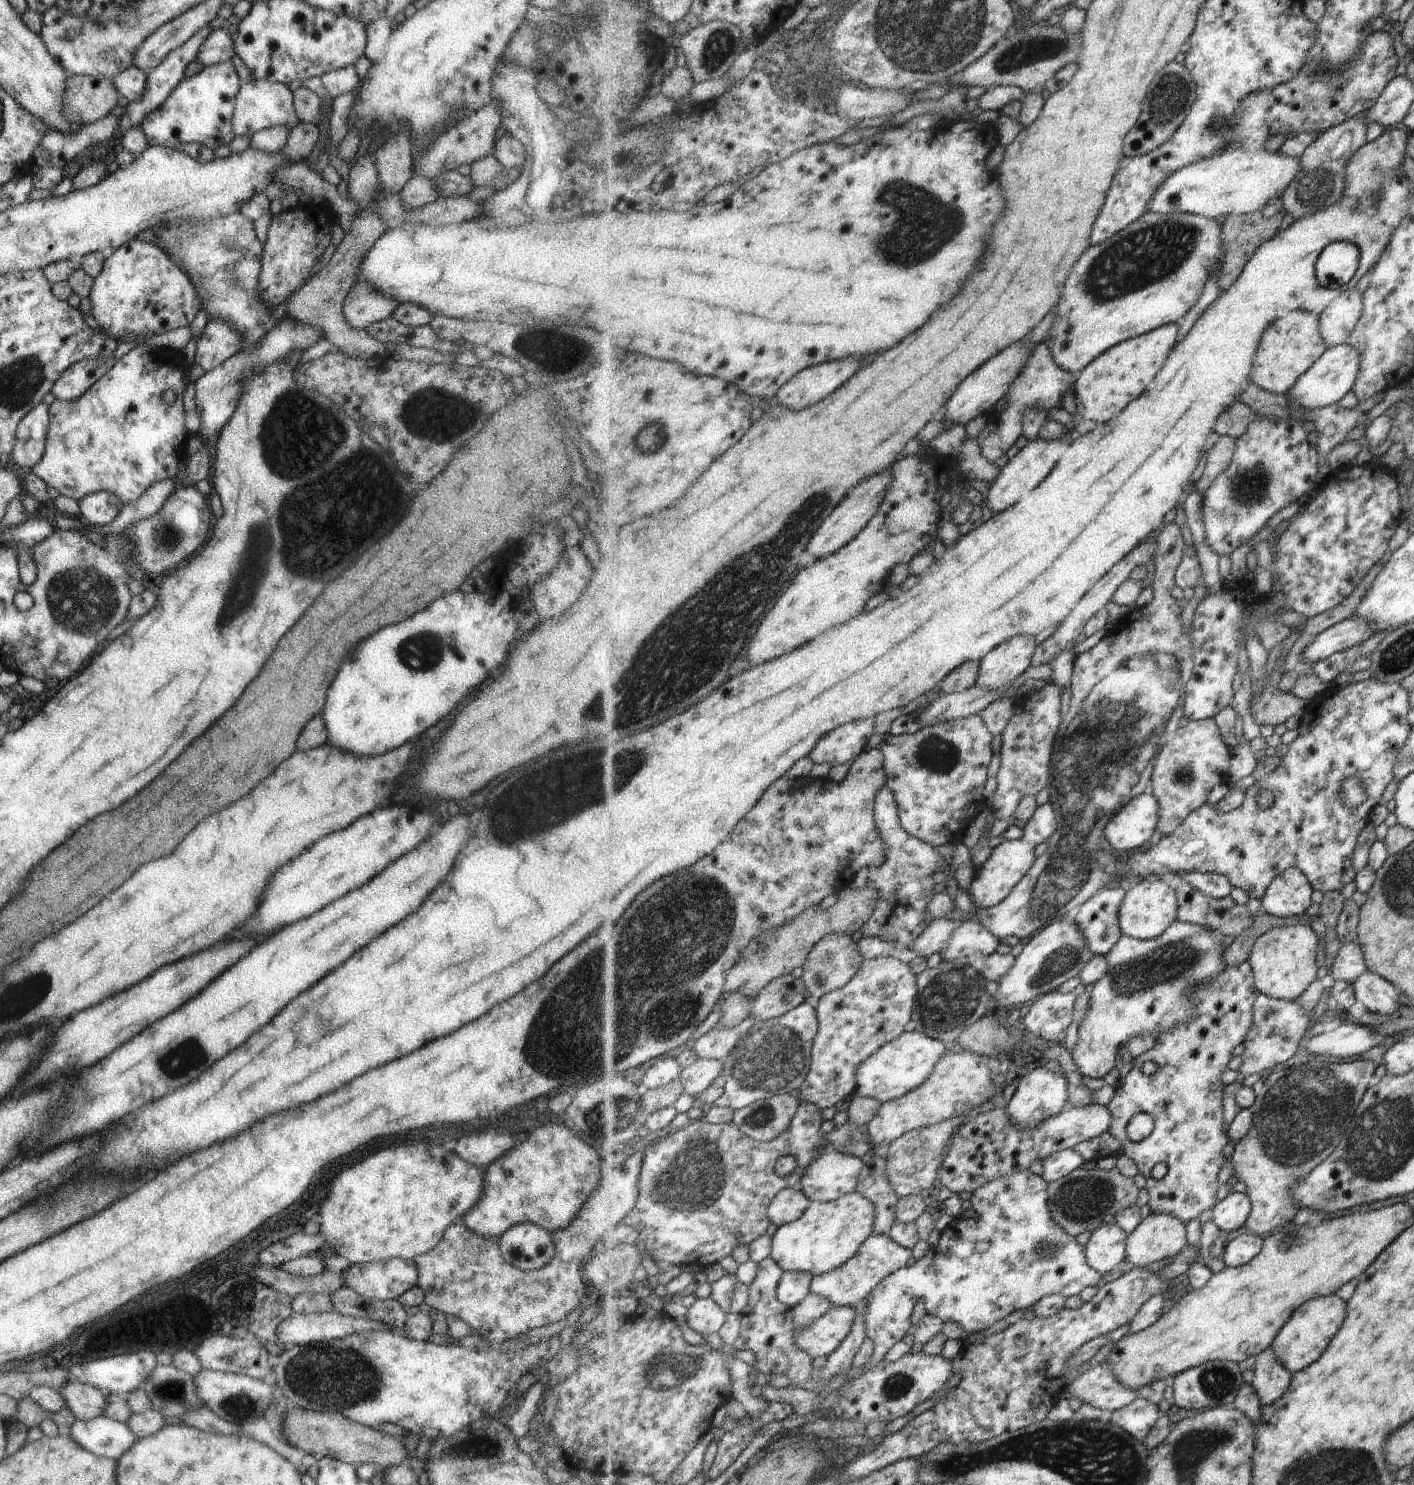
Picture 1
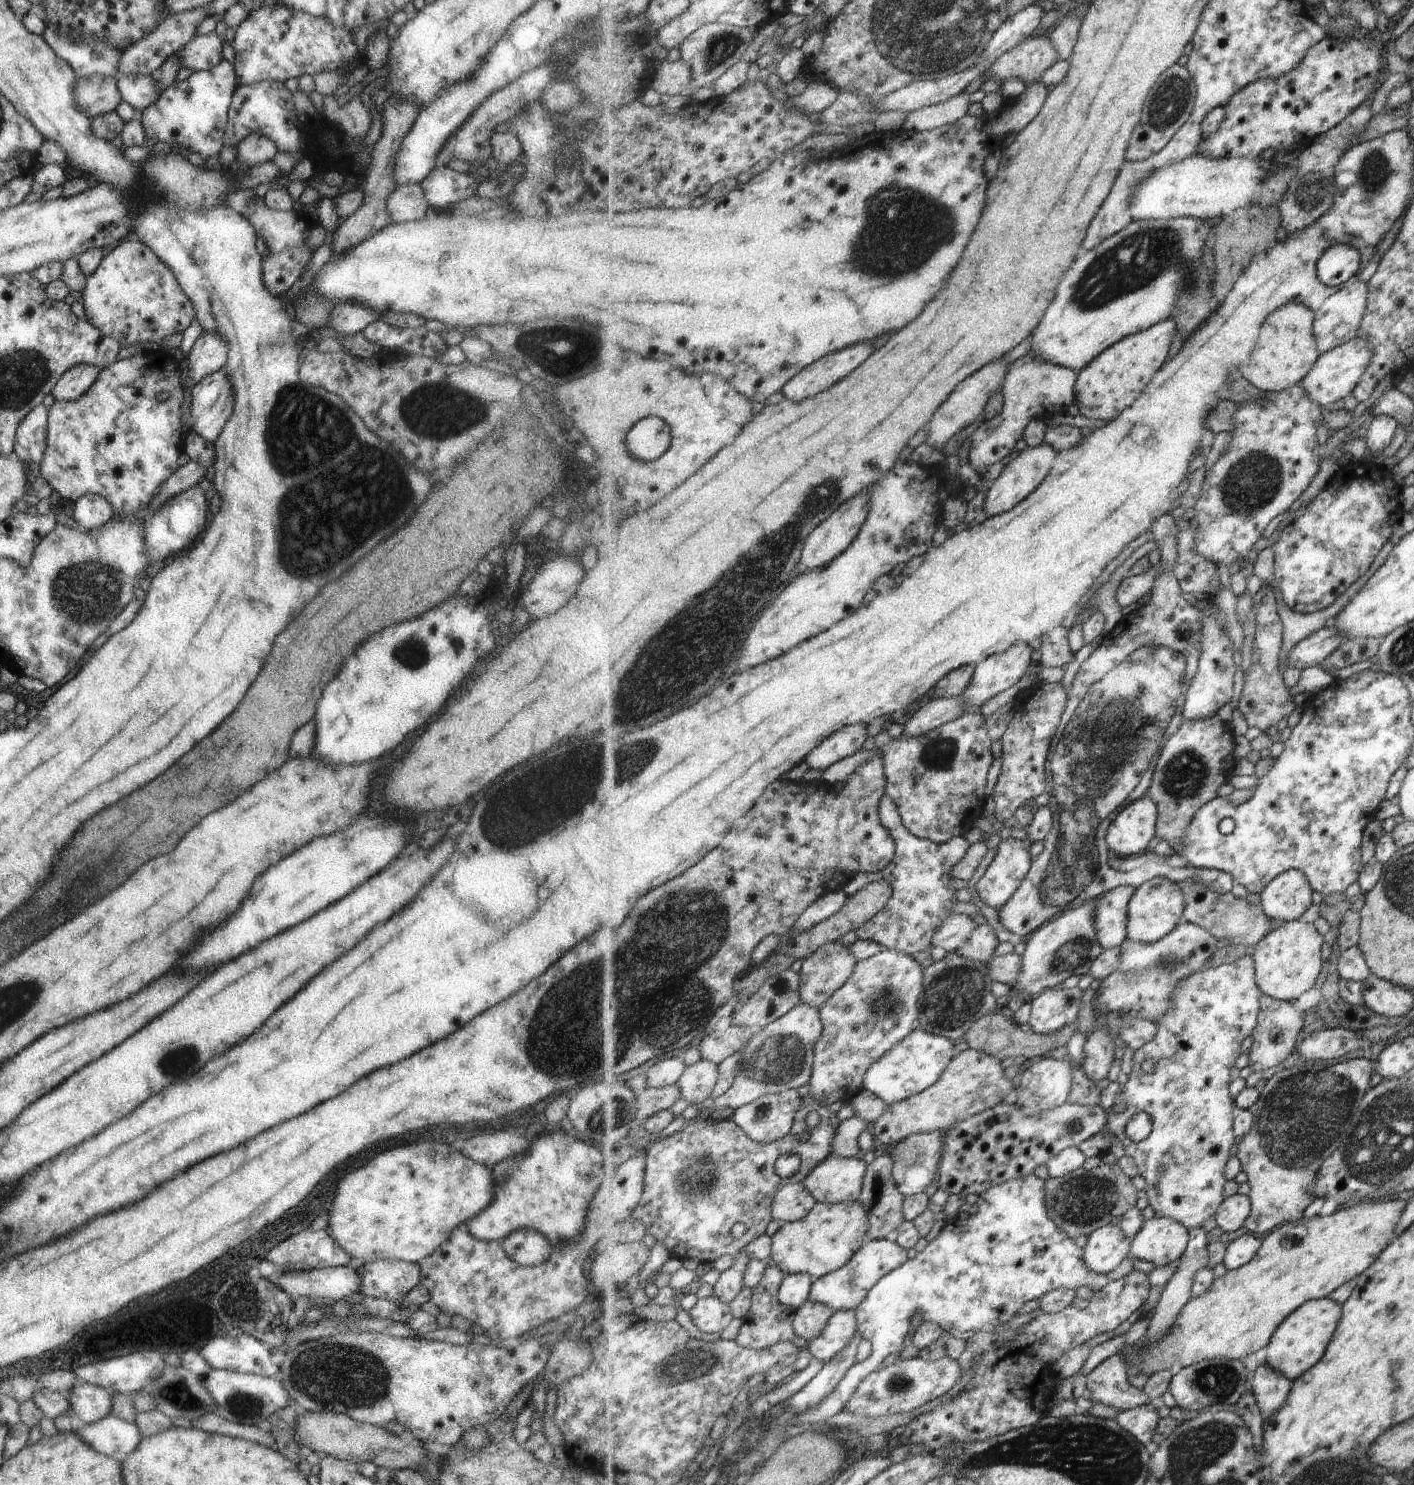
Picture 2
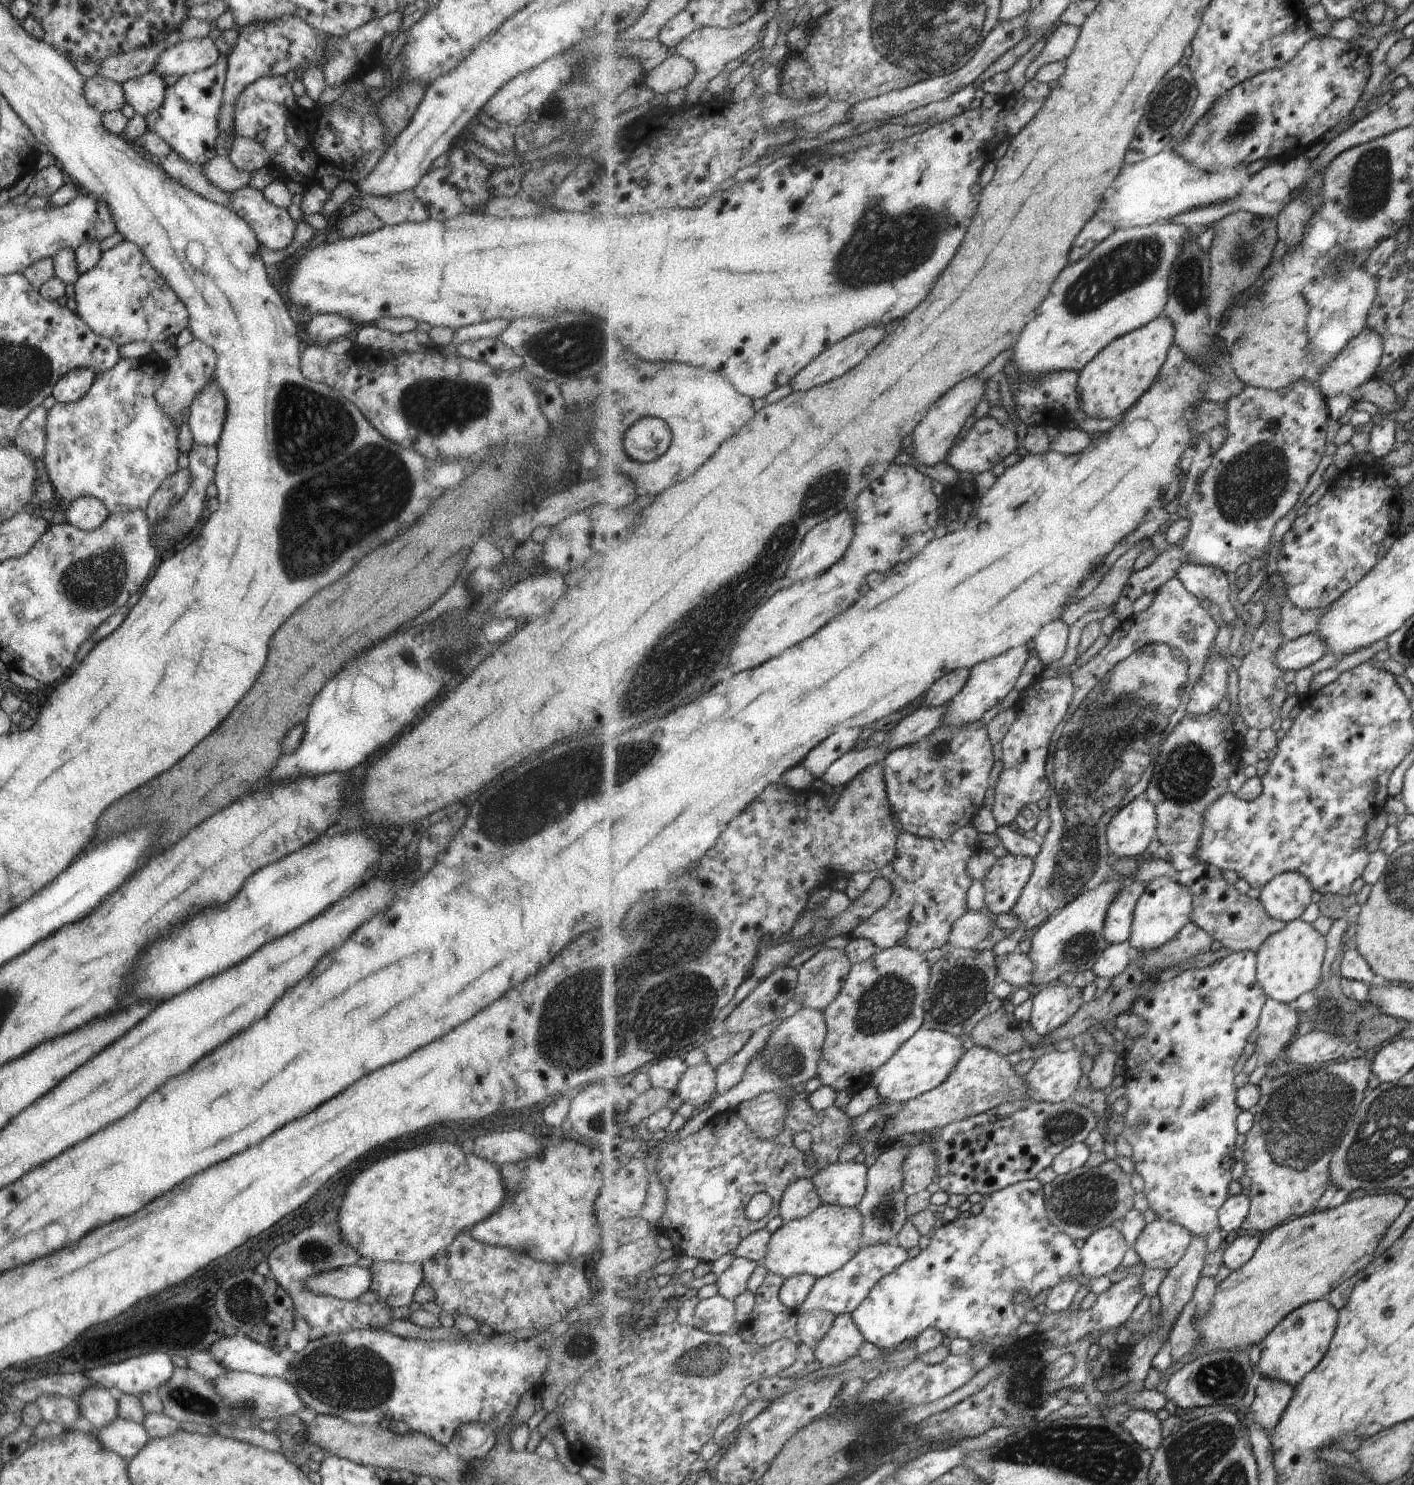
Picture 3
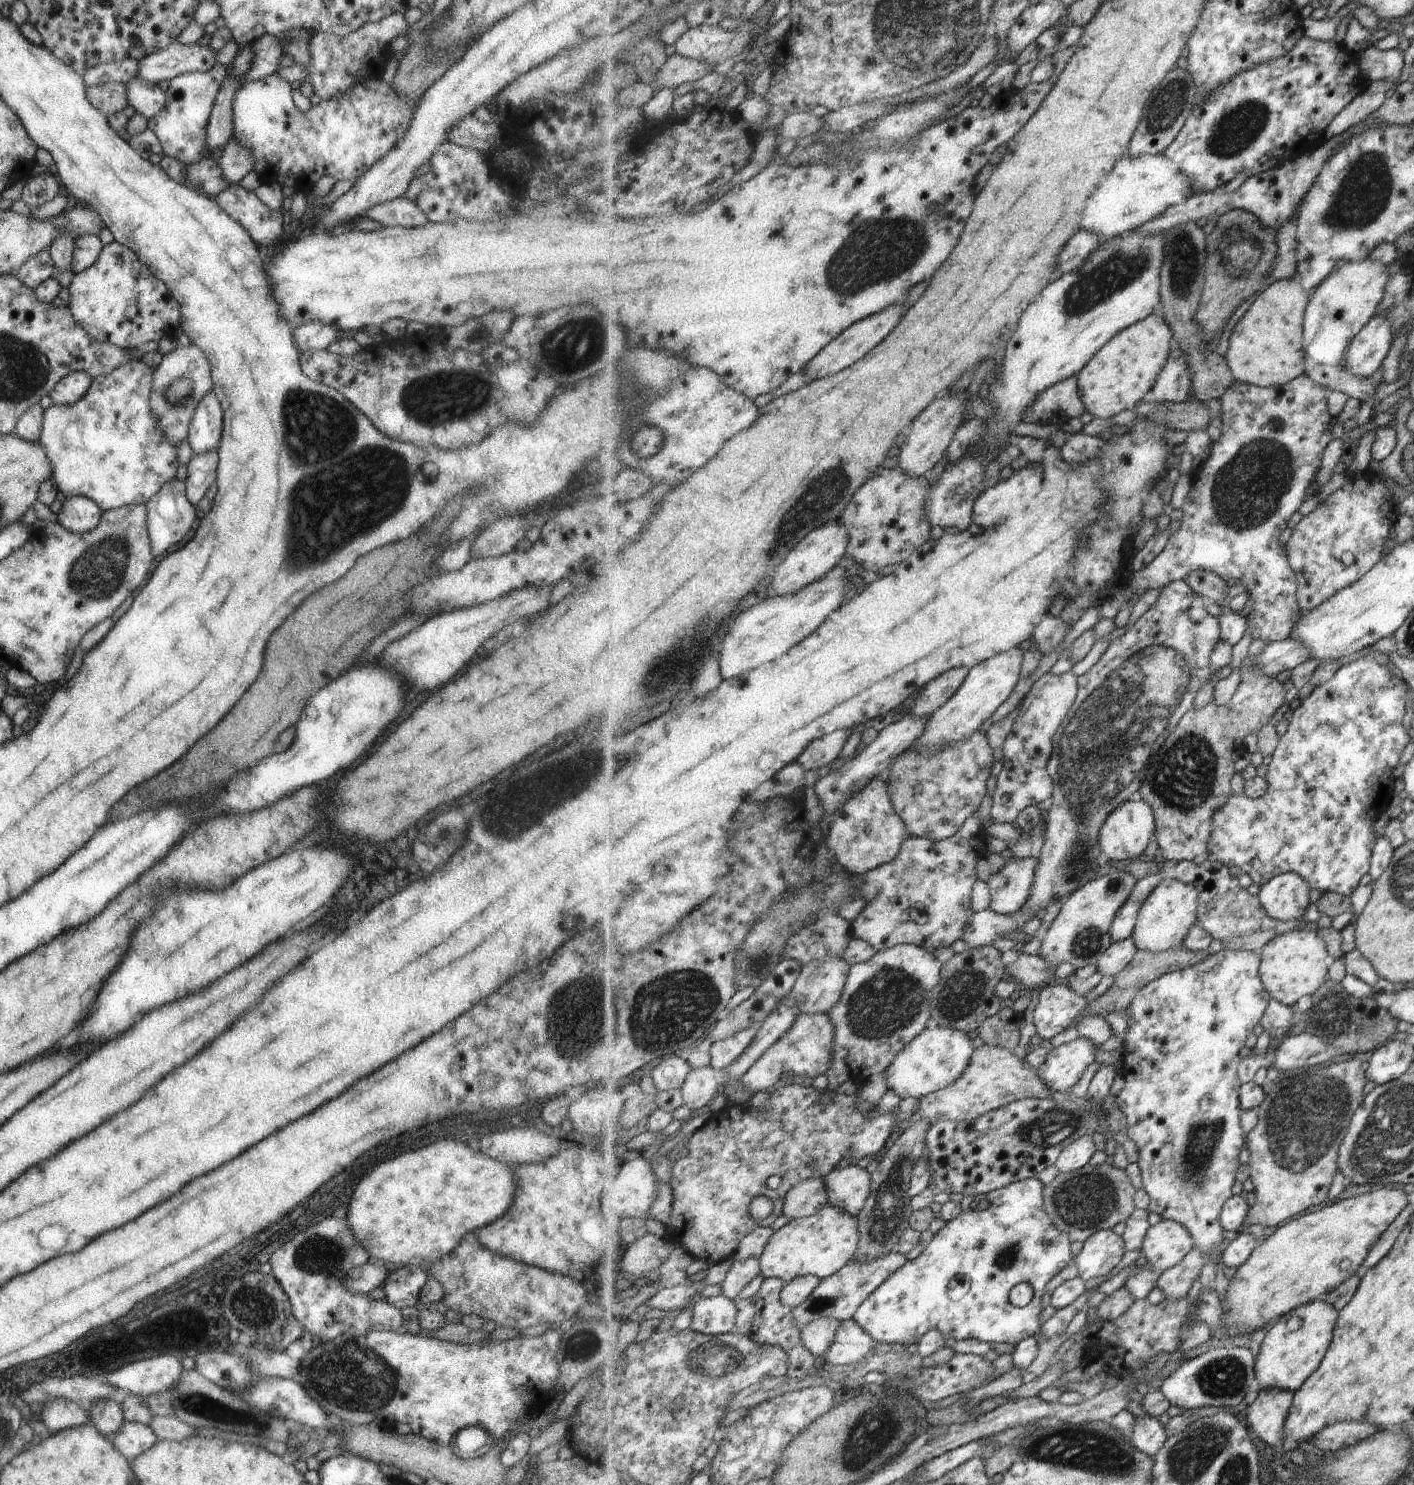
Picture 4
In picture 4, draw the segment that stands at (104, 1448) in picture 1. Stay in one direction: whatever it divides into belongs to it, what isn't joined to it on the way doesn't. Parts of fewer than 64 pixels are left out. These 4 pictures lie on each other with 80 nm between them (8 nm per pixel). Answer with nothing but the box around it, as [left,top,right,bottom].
[105,1421,157,1462]

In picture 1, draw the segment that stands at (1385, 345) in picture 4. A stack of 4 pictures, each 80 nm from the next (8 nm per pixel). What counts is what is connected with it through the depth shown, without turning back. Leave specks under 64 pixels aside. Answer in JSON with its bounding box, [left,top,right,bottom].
[1288,344,1361,411]

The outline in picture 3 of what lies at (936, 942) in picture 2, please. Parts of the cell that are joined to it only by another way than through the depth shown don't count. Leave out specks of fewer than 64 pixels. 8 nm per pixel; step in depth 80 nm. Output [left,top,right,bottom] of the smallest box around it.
[949,911,996,949]

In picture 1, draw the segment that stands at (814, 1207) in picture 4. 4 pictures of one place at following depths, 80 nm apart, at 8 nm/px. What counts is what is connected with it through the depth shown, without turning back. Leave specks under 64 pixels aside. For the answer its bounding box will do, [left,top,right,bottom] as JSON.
[768,1187,812,1226]

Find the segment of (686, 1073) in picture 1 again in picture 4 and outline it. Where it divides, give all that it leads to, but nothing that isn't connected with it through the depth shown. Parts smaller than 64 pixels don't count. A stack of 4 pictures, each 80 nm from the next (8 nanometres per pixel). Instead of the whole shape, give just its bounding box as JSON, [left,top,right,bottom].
[681,1065,722,1113]

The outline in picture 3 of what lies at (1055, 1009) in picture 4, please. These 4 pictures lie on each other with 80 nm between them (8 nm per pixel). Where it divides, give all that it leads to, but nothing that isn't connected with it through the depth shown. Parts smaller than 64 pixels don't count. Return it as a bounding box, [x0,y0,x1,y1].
[1030,982,1083,1036]

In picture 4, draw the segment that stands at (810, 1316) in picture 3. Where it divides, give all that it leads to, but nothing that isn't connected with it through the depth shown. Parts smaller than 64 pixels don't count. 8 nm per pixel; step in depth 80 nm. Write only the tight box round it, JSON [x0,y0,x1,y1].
[800,1317,841,1356]

